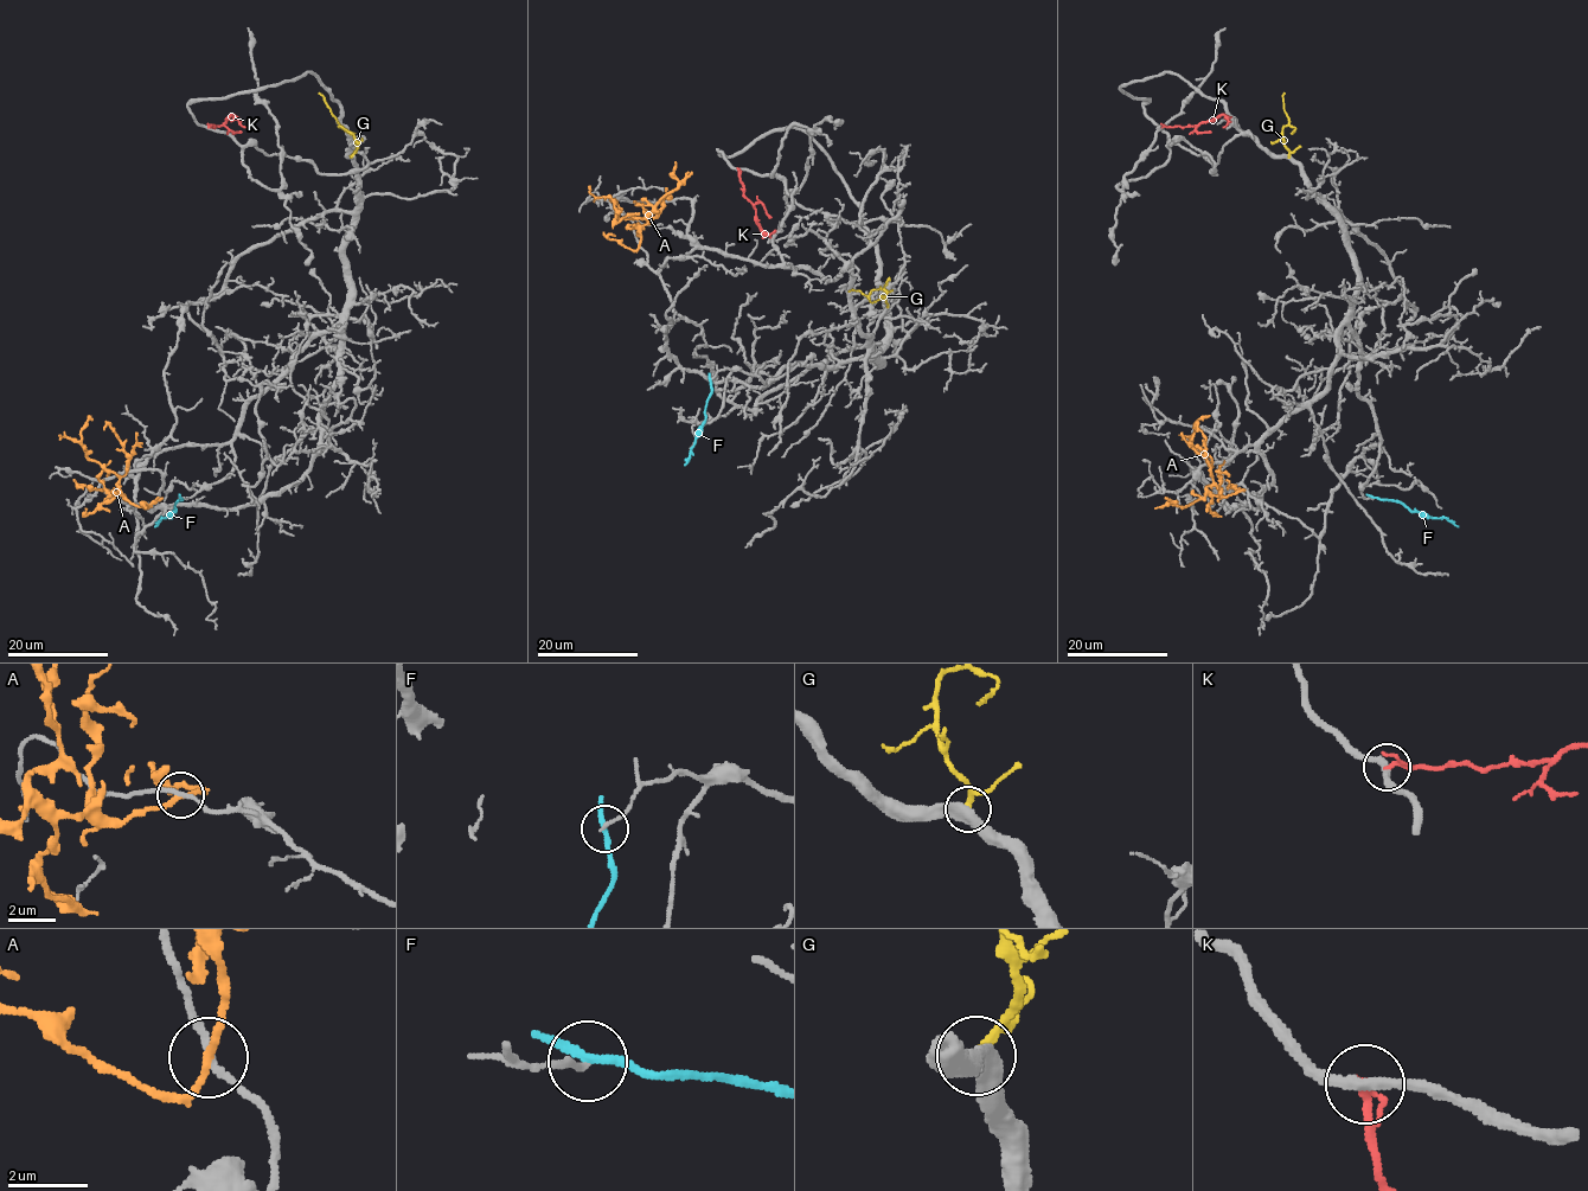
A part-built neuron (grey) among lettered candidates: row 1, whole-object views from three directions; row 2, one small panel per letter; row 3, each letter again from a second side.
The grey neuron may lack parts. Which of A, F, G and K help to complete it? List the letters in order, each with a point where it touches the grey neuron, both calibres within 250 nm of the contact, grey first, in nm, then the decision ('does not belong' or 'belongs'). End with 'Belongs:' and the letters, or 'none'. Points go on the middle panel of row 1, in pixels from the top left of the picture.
A: (639, 245) | 180/180 nm | does not belong
F: (710, 381) | 150/200 nm | does not belong
G: (881, 296) | 480/200 nm | does not belong
K: (738, 168) | 280/150 nm | does not belong
Belongs: none

